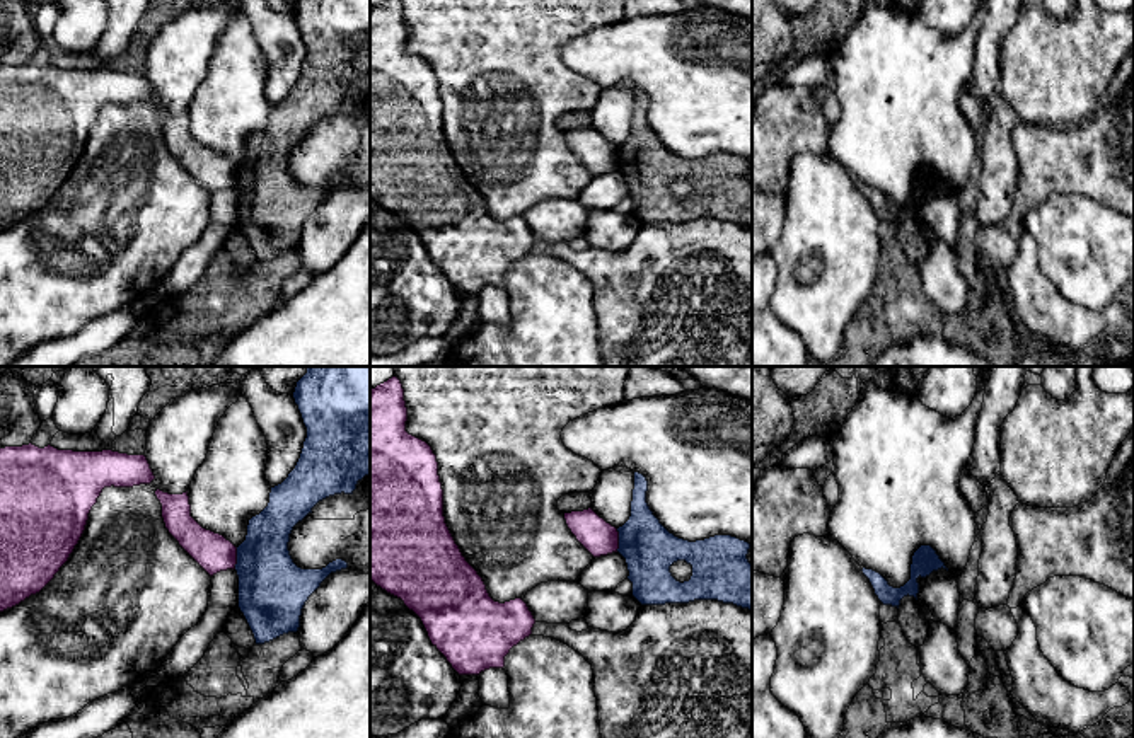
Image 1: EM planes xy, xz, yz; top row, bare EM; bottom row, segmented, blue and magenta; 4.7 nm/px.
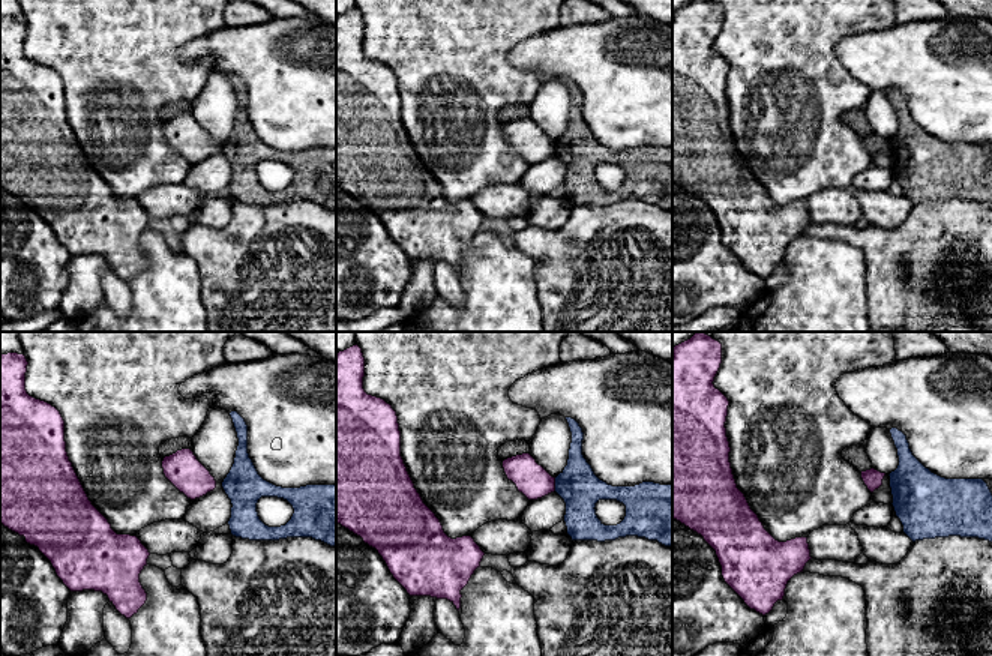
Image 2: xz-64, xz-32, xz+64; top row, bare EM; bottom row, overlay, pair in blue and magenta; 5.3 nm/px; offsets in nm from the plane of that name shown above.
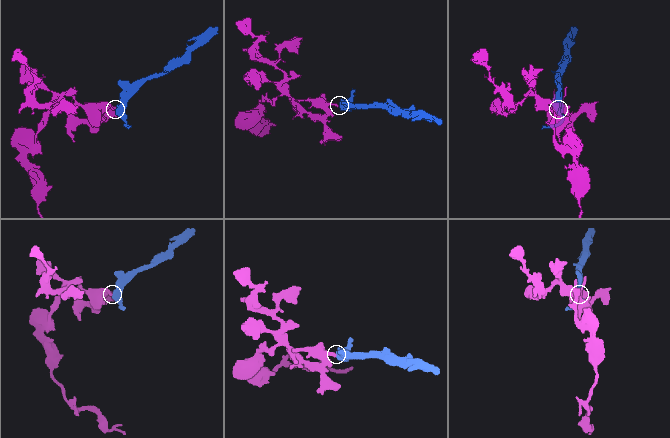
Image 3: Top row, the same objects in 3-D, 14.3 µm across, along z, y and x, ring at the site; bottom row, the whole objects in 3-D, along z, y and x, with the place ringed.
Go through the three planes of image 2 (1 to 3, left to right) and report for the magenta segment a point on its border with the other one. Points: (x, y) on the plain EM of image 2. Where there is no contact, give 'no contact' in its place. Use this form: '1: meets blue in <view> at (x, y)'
1: no contact
2: meets blue in xz-32 at (556, 147)
3: no contact

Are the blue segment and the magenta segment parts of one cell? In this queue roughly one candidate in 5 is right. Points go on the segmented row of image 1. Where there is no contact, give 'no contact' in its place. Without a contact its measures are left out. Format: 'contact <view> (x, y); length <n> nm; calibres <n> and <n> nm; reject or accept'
contact xz (619, 541); length 110 nm; calibres 240 and 160 nm; reject

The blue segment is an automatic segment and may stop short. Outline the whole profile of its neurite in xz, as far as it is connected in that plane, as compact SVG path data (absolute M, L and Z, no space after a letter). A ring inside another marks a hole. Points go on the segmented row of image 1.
M634 472L634 489L629 520L617 528L617 552L626 559L633 583L633 597L641 605L689 603L694 600L718 600L752 610L752 564L747 559L750 544L732 535L715 535L689 542L670 533L646 503L648 481ZM686 561L692 566L689 581L677 581L670 566Z

